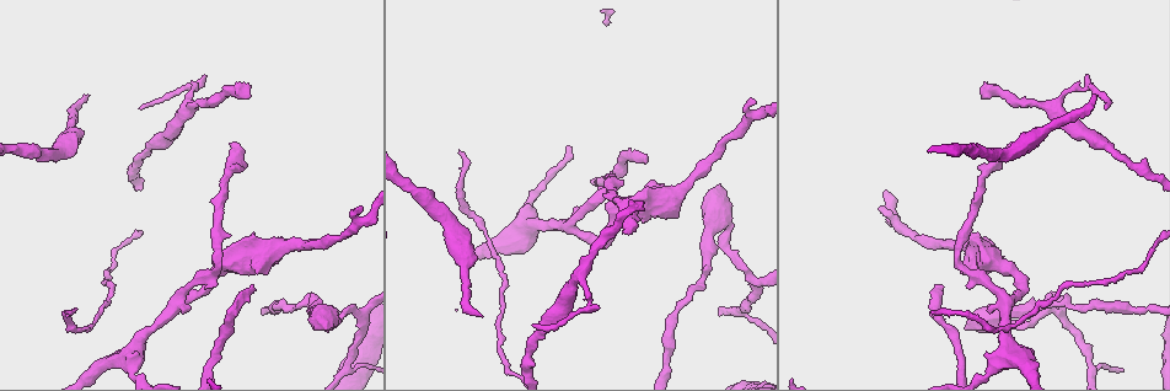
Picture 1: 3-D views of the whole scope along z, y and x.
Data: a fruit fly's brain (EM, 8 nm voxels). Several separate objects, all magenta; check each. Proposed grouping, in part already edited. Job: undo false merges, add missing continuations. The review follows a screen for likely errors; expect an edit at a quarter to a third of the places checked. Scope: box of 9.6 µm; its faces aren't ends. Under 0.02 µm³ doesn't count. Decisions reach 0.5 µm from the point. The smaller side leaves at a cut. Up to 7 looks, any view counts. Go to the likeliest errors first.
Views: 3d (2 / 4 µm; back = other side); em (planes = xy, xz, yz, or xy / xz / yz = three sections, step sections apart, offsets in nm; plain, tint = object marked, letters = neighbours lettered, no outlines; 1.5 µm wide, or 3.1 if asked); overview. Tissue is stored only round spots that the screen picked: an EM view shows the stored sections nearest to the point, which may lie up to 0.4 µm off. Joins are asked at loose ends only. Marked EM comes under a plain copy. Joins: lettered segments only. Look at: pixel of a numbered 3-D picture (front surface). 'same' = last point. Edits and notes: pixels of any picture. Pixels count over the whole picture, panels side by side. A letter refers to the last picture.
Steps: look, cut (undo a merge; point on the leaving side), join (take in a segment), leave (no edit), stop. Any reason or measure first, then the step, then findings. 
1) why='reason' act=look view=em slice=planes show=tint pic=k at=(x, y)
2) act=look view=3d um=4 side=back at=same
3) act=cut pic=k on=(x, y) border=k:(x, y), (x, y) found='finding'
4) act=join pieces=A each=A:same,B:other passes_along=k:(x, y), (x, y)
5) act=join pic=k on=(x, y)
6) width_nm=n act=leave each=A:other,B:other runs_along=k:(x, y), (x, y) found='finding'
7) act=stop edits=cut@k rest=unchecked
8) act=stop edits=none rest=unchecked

why='free end' act=look view=em slice=yz step=8 show=letters pic=1 at=(645, 164)

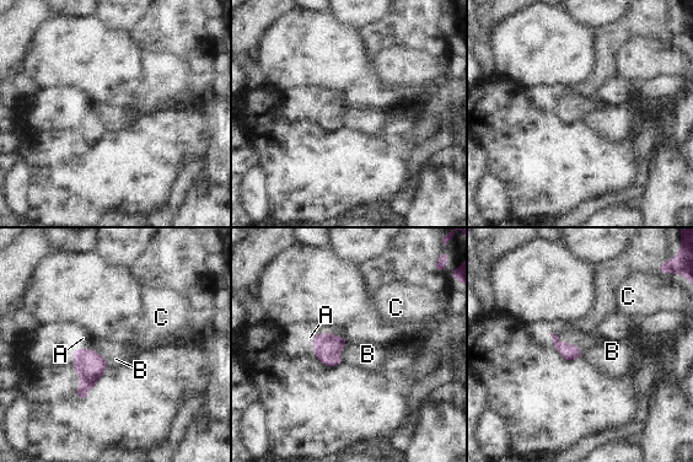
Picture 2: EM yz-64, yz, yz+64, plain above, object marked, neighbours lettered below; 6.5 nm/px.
longest_contact=A:240nm act=leave each=A:other,B:other,C:other border=2:(71, 349), (95, 349), (107, 359) found='none of them fits'

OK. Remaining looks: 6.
why='branch stops here' act=look view=em slice=planes show=letters pic=1 at=(1097, 95)

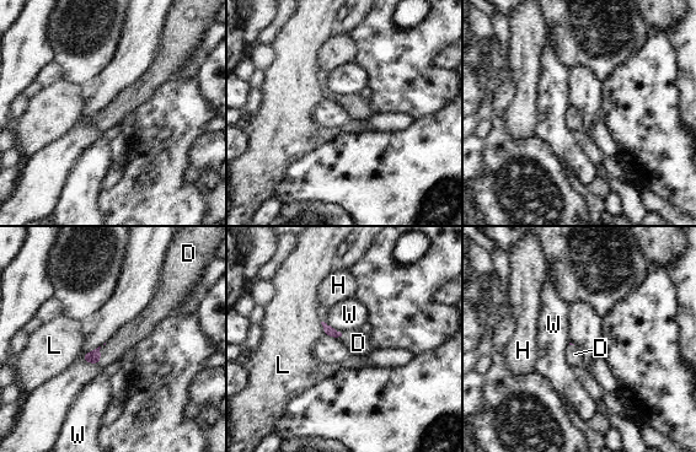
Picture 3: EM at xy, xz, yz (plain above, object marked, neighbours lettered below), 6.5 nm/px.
longest_contact=W:140nm act=join pieces=D each=D:same,H:other,L:other,W:other passes_along=3:(94, 356), (100, 356), (127, 337) found='the neuron continues'

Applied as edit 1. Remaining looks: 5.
why='long arm stops here' act=look view=em slice=planes show=letters pic=1 at=(624, 232)

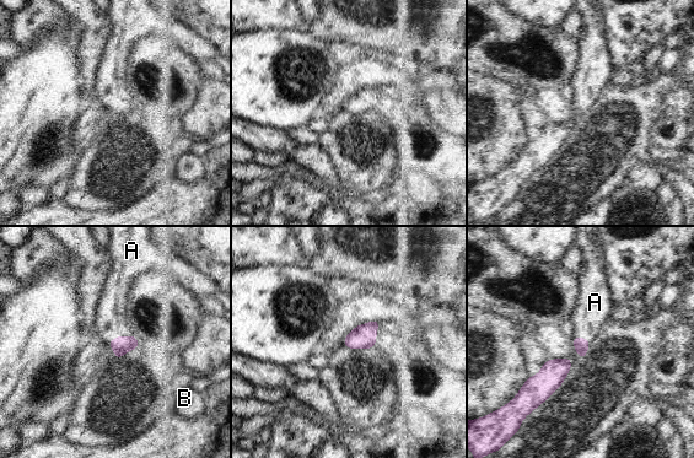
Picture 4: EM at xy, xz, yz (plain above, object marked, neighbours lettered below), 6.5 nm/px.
longest_contact=A:160nm act=join pieces=A each=A:same,B:other found='it goes on there'

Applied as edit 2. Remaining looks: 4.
act=stop edits=join@3,join@4 rest=unchecked

